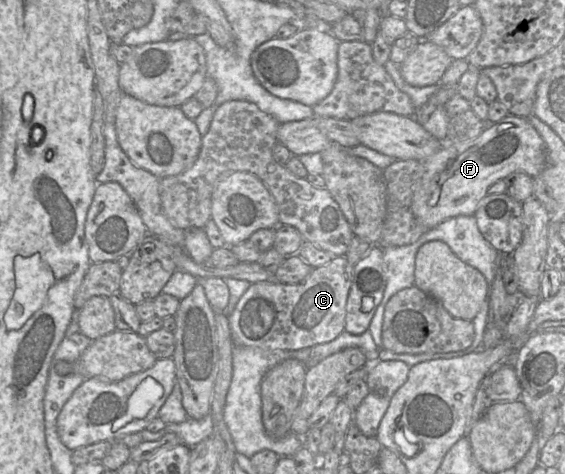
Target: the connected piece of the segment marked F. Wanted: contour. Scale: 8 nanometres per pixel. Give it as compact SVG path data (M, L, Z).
M508 114L506 117L504 117L497 123L487 123L487 128L477 138L460 143L443 144L443 147L440 150L438 150L436 153L434 153L433 155L431 155L430 157L428 157L423 161L423 168L424 168L423 175L413 186L413 195L411 203L412 213L417 220L419 220L429 229L435 228L441 222L452 217L457 217L461 215L465 216L474 215L480 201L486 195L488 195L487 193L488 188L495 182L501 179L505 179L507 176L509 176L514 172L523 172L532 178L540 176L541 172L545 168L545 165L546 165L546 145L542 137L539 135L536 129L530 124L527 118Z

